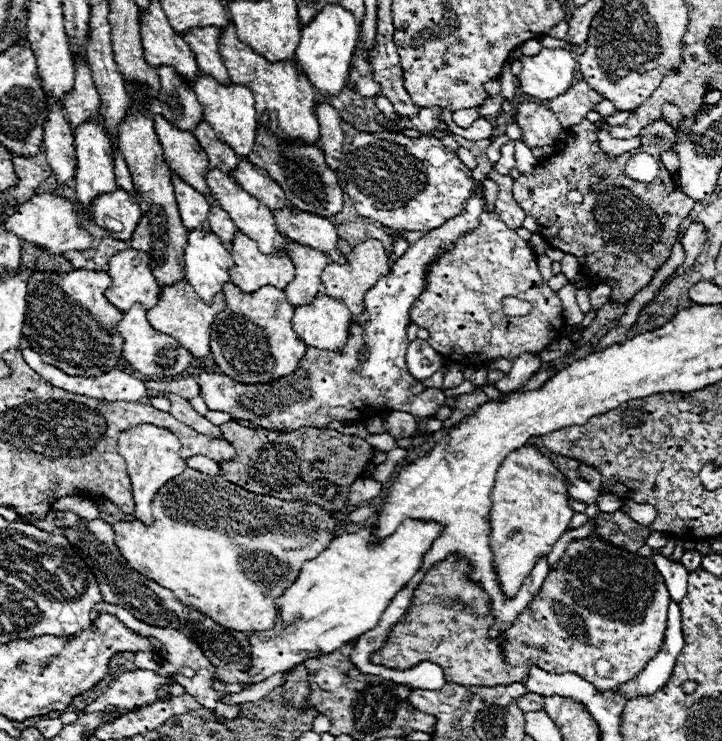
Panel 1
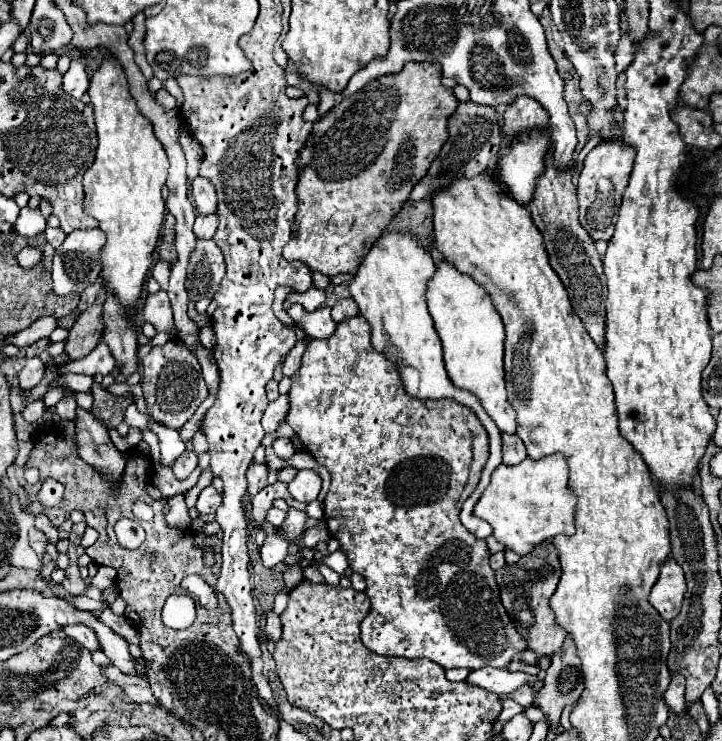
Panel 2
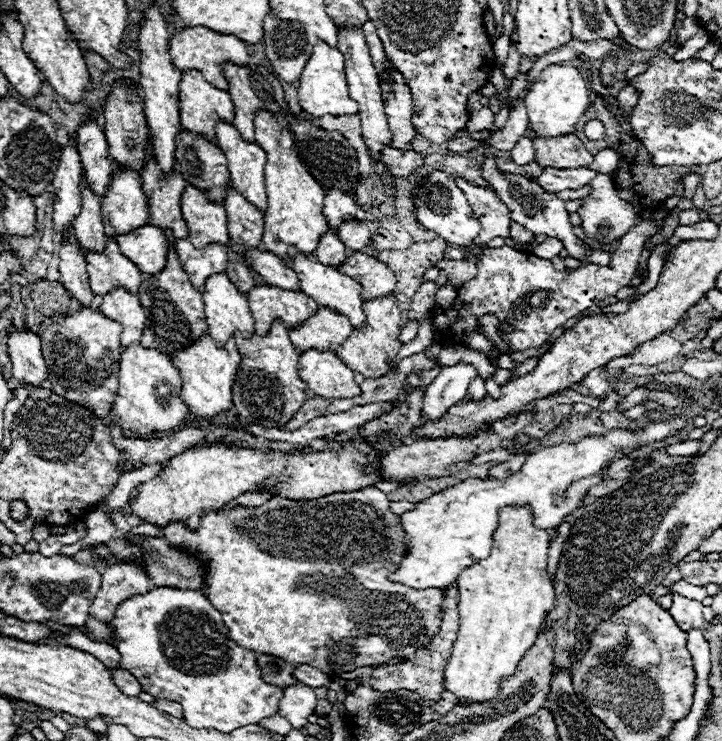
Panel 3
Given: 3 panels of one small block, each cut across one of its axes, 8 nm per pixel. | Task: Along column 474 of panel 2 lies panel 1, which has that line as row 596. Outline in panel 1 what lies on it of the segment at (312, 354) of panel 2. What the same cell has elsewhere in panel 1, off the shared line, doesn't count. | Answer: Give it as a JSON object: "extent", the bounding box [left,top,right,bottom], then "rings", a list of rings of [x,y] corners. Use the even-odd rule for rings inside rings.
{"extent":[374,538,670,692],"rings":[[[582,538],[568,544],[562,560],[558,562],[558,568],[546,576],[538,598],[518,616],[518,622],[514,622],[514,626],[506,630],[502,646],[486,638],[488,626],[494,620],[488,612],[476,614],[466,602],[452,602],[452,586],[464,584],[458,572],[460,570],[454,570],[452,562],[442,562],[426,574],[424,582],[416,590],[406,618],[398,626],[394,626],[388,644],[378,650],[378,654],[374,654],[374,664],[404,670],[424,660],[436,662],[442,664],[442,668],[446,670],[448,682],[458,682],[462,686],[502,686],[522,682],[522,678],[526,676],[526,666],[538,664],[550,674],[574,672],[588,680],[598,692],[616,692],[624,682],[636,678],[654,658],[654,654],[658,654],[662,648],[666,632],[666,614],[670,606],[670,594],[664,584],[664,578],[660,576],[650,558],[618,550],[598,538]],[[430,582],[436,582],[440,586],[440,598],[430,596]]]}

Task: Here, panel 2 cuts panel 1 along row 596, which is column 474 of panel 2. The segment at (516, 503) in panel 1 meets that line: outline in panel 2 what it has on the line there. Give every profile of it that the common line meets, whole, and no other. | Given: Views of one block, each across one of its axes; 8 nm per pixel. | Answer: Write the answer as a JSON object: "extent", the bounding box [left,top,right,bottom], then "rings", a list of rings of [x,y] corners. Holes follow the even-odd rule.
{"extent":[474,454,574,556],"rings":[[[552,454],[540,460],[526,458],[516,466],[500,464],[490,480],[490,486],[480,496],[474,514],[494,528],[494,536],[516,554],[524,556],[534,546],[556,534],[574,532],[574,492],[568,486],[568,466],[562,454]]]}

